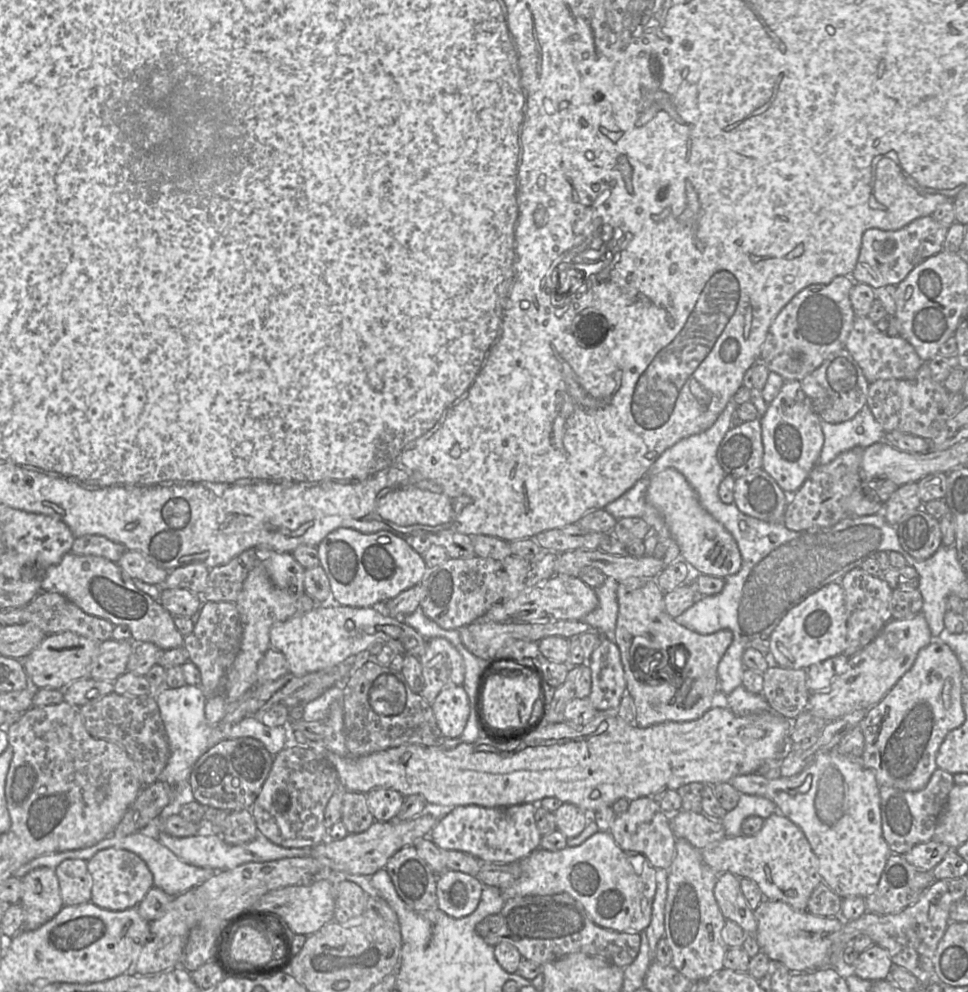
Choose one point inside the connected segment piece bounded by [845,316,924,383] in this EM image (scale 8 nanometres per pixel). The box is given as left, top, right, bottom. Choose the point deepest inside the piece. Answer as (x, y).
(880, 356)

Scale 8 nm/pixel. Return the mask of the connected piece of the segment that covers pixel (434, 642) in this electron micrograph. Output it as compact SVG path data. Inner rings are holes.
M435 637L426 642L420 660L424 686L419 693L430 705L446 687L461 686L465 666L459 651L445 638Z

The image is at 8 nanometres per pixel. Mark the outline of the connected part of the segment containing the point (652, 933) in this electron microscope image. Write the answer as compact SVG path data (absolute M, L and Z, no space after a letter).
M656 869L656 892L652 903L651 922L645 929L649 942L650 963L656 958L658 941L665 936L665 904L667 897L667 870Z

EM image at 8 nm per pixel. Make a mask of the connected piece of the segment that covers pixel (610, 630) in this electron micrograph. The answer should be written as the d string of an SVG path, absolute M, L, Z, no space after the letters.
M606 577L601 586L594 588L598 606L579 620L587 623L591 630L610 639L615 631L618 615L617 587L615 579Z

